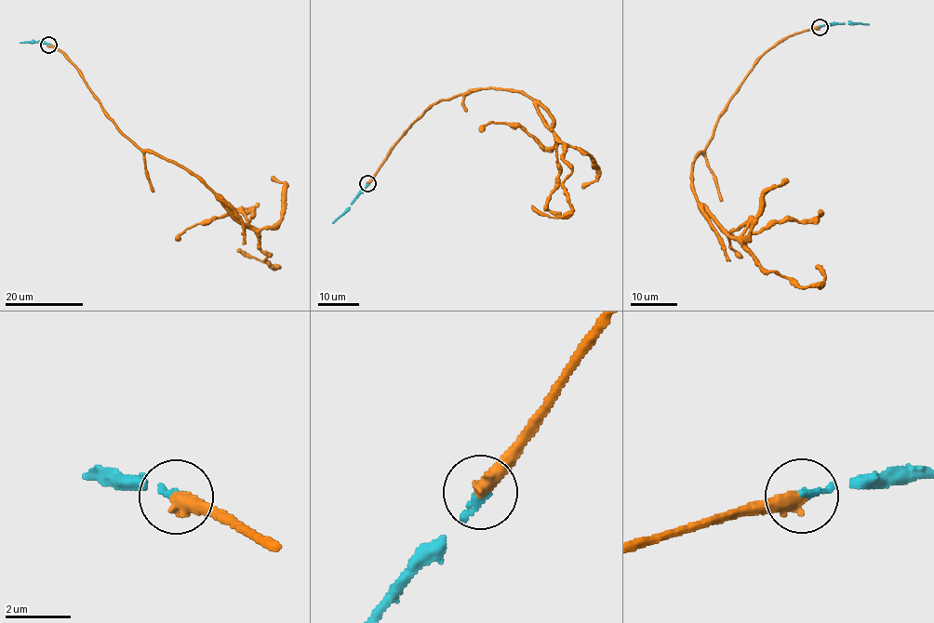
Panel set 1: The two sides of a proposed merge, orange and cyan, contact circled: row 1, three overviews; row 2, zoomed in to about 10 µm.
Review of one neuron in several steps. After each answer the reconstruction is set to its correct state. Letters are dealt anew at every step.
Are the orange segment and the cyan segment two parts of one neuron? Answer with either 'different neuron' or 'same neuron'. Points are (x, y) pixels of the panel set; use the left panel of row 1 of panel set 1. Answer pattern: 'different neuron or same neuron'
same neuron

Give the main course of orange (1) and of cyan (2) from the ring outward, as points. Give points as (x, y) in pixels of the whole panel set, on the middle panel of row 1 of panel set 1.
1: (367, 183), (435, 102), (516, 90), (564, 144), (572, 169), (563, 183), (567, 213), (551, 218), (532, 205)
2: (367, 184), (333, 222)

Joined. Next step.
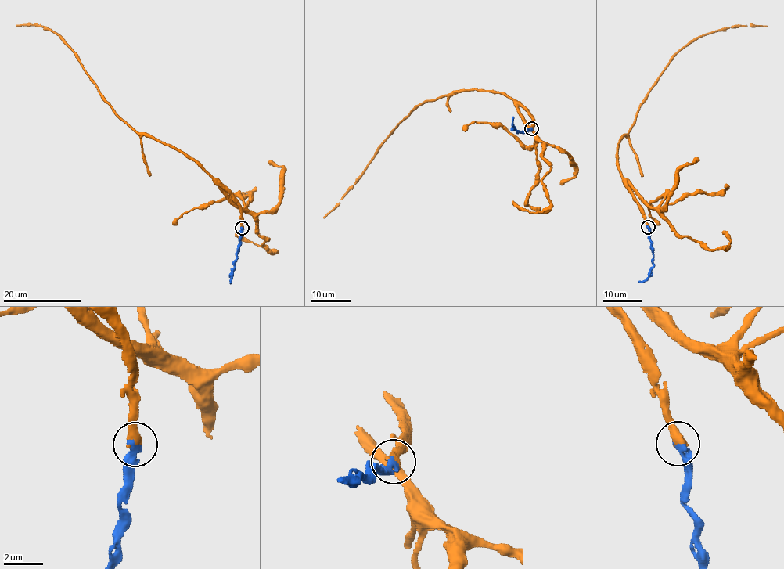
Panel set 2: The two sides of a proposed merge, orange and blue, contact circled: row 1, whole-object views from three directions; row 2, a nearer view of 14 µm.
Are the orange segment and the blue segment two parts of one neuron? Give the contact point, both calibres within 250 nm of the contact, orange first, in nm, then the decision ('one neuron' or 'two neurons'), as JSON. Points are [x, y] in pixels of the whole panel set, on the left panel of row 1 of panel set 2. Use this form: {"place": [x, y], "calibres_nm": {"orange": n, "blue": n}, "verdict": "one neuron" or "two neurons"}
{"place": [242, 228], "calibres_nm": {"orange": 440, "blue": 340}, "verdict": "one neuron"}

